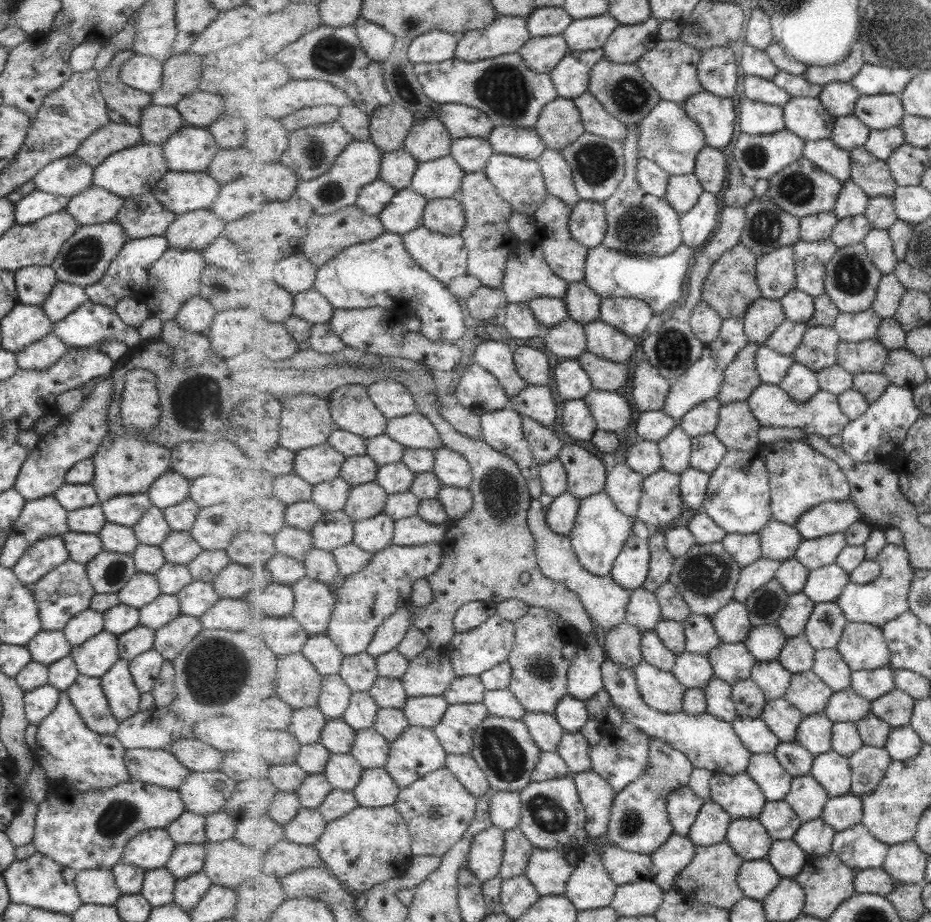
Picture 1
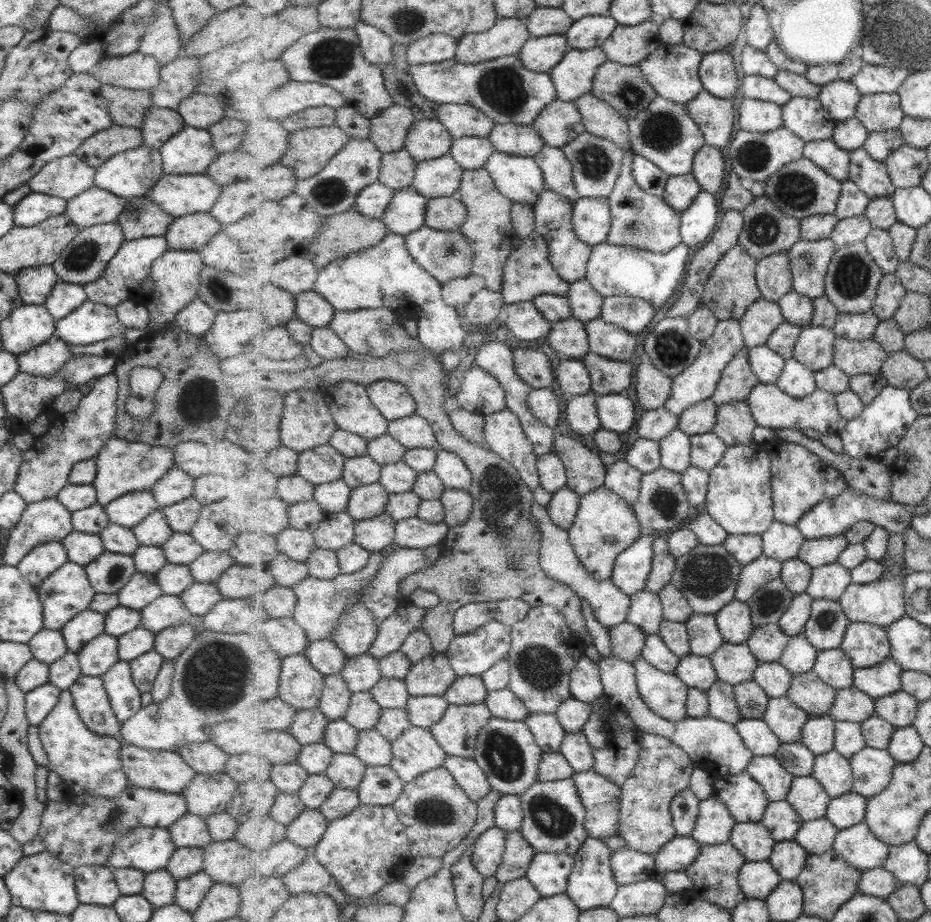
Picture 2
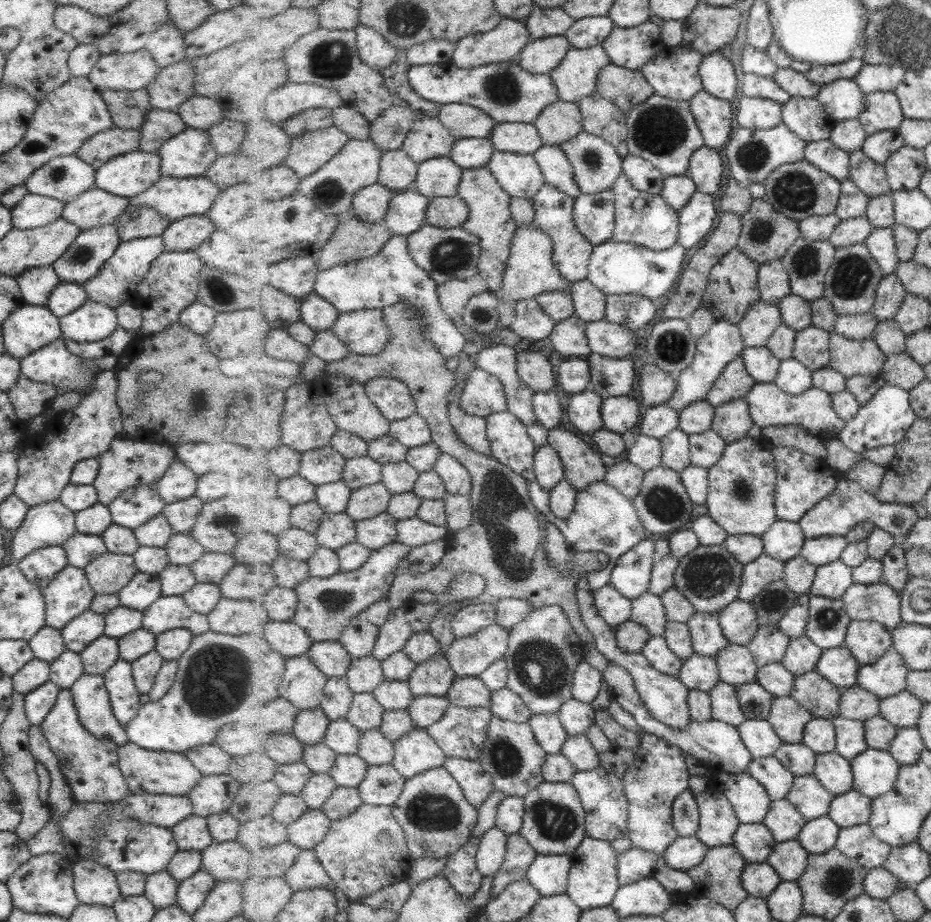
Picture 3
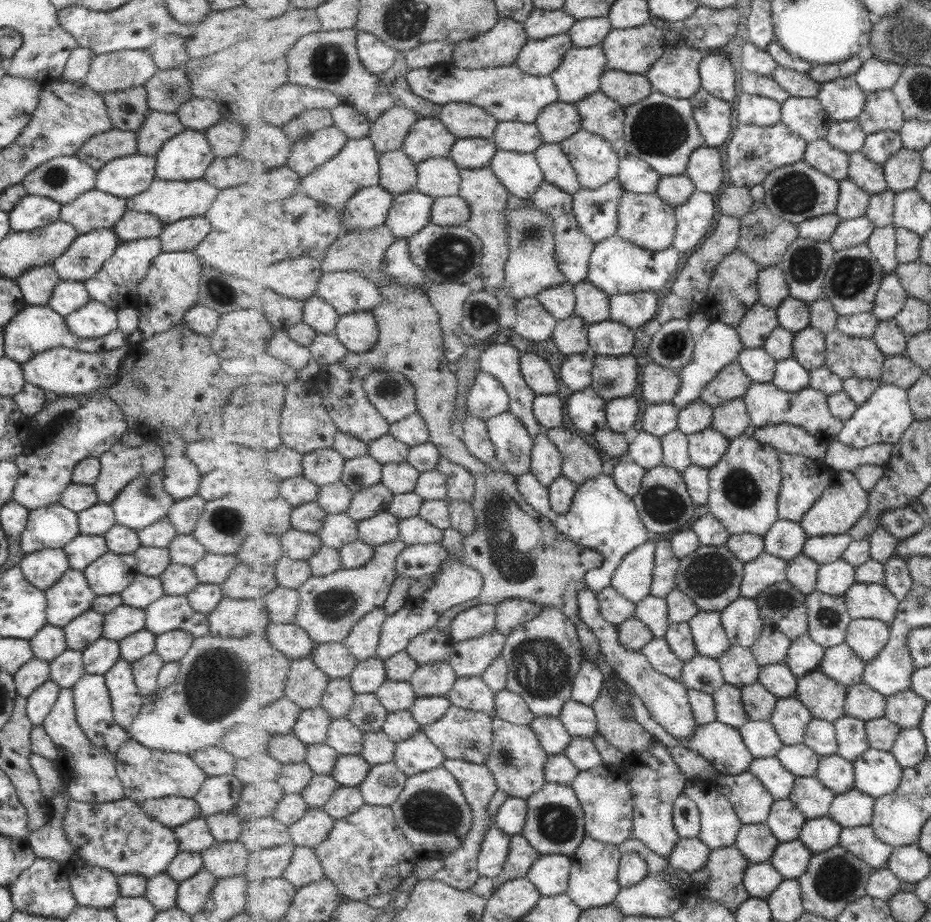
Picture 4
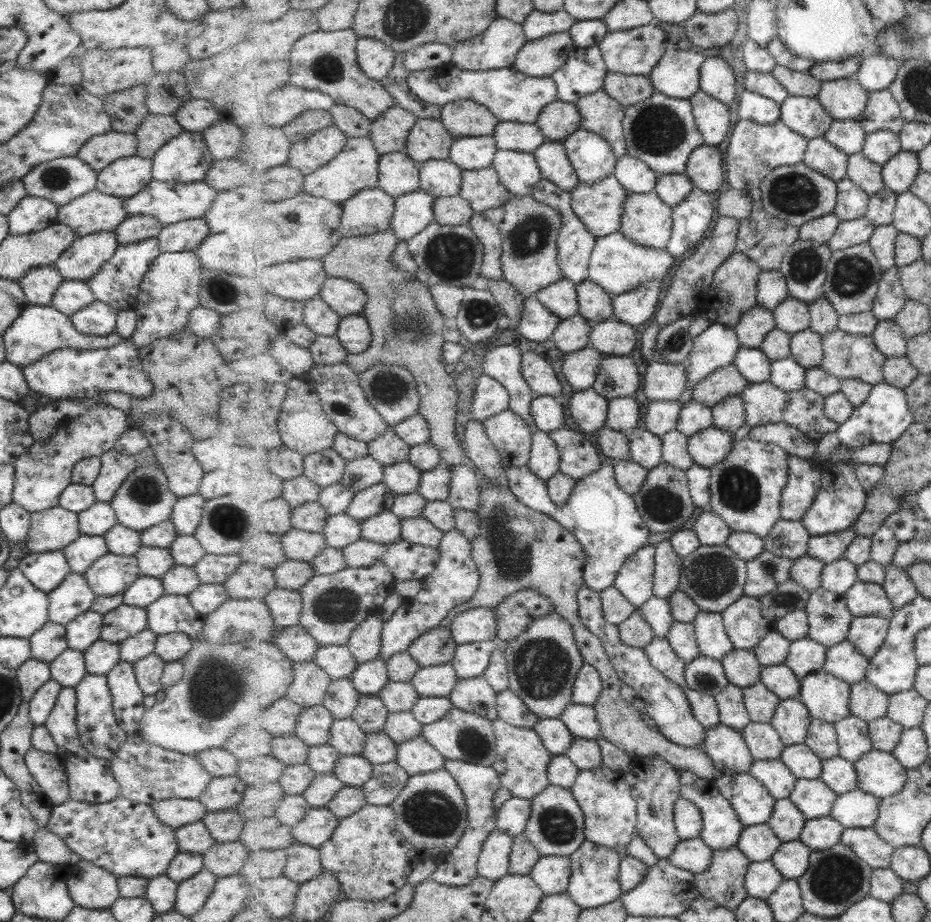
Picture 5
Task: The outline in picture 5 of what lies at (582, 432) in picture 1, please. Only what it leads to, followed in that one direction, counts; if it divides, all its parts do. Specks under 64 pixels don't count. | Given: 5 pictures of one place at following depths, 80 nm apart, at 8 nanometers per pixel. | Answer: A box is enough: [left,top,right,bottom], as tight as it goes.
[568,388,610,433]

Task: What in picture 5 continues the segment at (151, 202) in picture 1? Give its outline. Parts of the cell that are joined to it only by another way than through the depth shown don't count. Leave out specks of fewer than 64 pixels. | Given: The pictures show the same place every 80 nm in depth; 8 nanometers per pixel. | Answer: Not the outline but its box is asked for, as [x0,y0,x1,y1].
[114,216,163,245]

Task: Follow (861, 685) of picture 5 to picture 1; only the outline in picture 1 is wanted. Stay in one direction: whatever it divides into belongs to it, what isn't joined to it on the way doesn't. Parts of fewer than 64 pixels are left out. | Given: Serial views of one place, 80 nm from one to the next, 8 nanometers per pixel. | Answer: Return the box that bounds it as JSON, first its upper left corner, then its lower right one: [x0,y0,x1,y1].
[825,687,871,723]

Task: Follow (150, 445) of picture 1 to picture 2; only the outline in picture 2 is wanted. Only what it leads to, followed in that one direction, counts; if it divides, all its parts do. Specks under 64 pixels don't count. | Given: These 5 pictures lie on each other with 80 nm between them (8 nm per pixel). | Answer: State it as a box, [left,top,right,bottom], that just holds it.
[90,367,174,507]

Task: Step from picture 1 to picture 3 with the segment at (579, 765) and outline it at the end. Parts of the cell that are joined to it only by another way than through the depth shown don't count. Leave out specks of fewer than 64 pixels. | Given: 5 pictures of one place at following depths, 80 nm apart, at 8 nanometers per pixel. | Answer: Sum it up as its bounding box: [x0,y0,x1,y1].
[562,735,601,772]

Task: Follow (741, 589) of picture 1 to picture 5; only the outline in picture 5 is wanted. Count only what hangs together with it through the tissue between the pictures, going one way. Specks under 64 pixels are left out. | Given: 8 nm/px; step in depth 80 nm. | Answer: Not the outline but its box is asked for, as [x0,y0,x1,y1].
[745,551,794,598]

